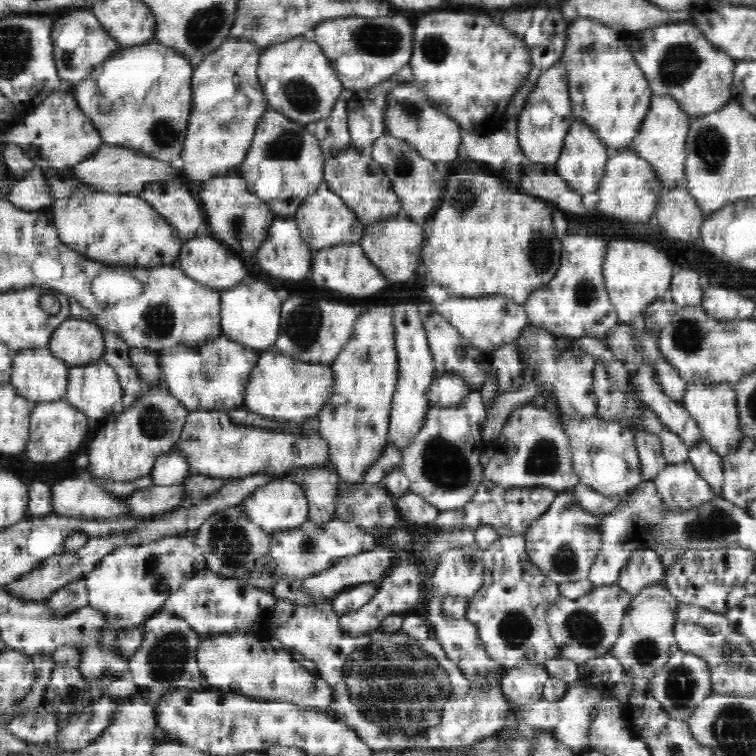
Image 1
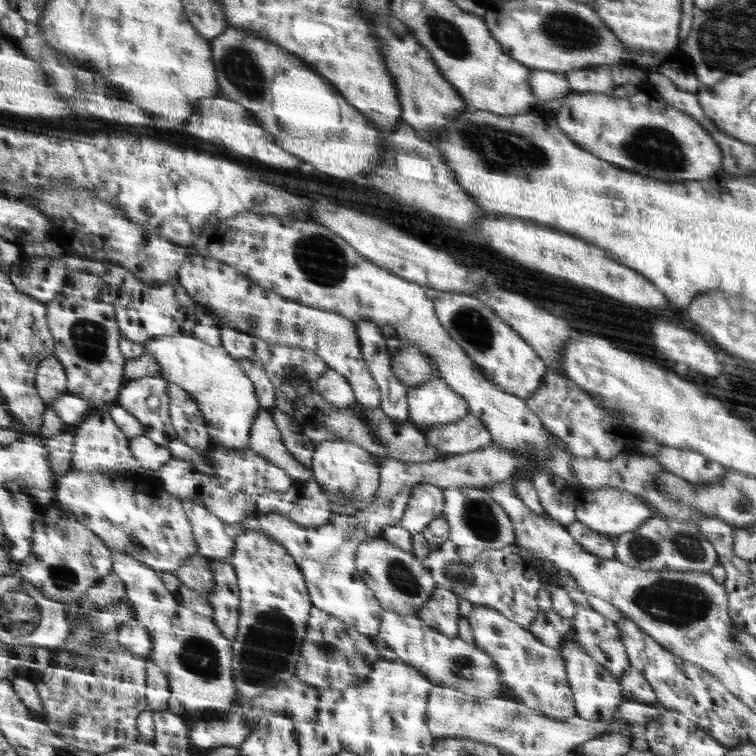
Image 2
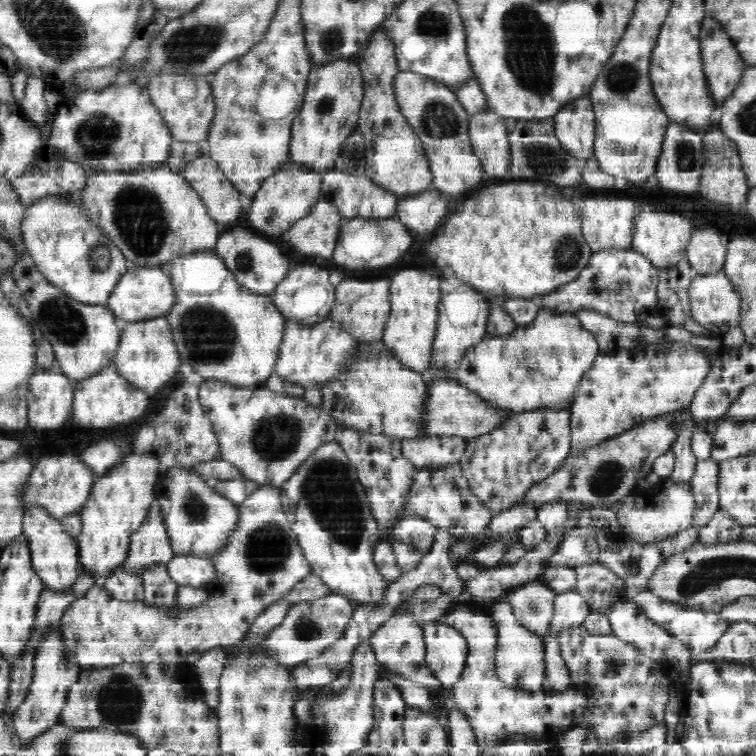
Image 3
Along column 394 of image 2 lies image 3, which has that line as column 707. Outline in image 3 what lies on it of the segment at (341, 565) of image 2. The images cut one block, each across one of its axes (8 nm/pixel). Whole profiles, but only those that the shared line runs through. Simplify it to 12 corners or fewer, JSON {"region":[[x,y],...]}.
{"region":[[698,461],[689,485],[700,530],[720,509],[718,463]]}

